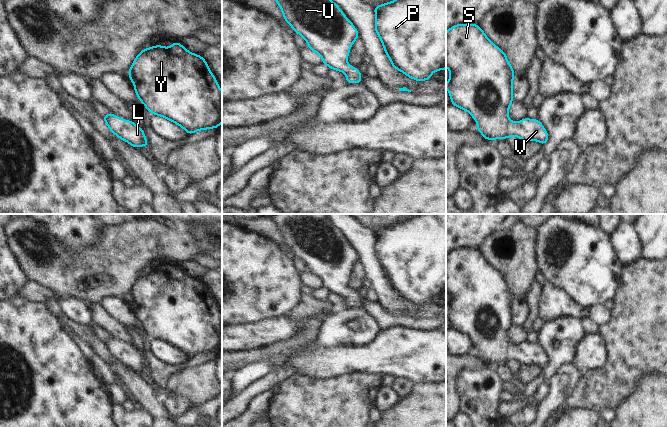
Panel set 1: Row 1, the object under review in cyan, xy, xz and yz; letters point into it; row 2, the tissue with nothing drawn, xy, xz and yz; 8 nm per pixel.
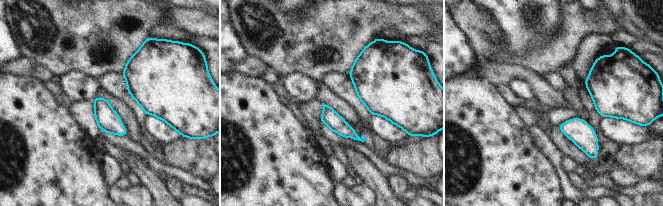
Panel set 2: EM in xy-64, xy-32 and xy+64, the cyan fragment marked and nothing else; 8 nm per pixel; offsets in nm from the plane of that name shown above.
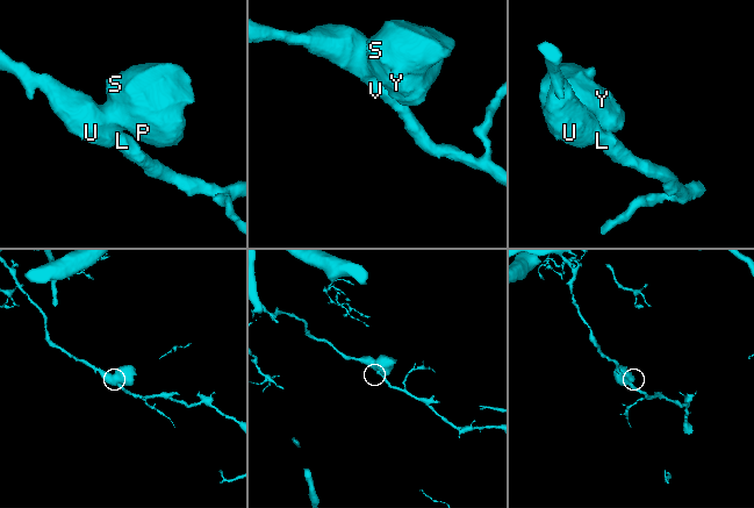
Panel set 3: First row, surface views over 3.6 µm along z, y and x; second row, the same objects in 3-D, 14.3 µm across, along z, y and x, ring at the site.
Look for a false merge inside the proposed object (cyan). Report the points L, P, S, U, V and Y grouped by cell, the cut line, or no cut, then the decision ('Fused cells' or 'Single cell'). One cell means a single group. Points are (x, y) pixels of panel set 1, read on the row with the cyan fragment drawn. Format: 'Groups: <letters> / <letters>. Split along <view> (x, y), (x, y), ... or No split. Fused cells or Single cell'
Groups: L P S U V Y. No split. Single cell.

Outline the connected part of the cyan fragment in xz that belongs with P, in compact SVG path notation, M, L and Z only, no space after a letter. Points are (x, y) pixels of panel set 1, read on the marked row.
M394 0L375 6L374 13L376 15L374 23L375 31L383 45L386 55L395 69L419 82L429 80L435 71L446 69L446 0Z

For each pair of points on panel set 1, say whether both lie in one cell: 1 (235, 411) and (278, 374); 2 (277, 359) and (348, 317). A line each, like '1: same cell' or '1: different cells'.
1: same cell
2: same cell

